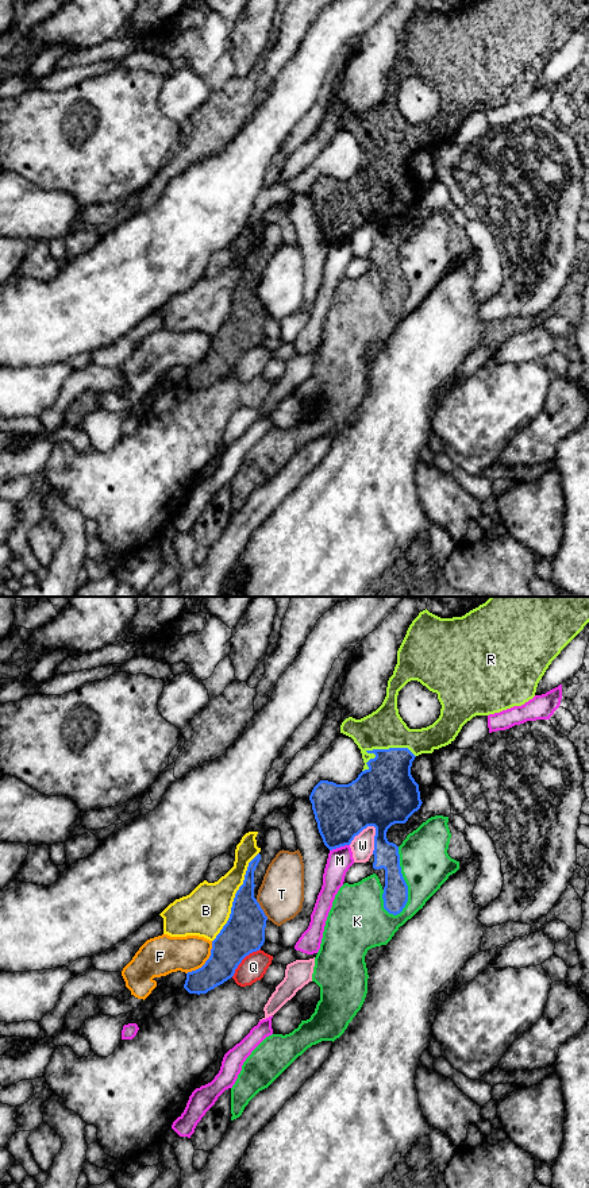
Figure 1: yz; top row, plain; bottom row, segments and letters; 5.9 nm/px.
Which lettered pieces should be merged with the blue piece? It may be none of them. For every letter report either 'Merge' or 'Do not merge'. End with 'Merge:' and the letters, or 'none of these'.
B: Do not merge
F: Do not merge
K: Do not merge
M: Do not merge
Q: Do not merge
R: Merge
T: Do not merge
W: Do not merge
Merge: R

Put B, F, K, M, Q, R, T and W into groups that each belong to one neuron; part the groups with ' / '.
B / F / K / M / Q / R / T / W

